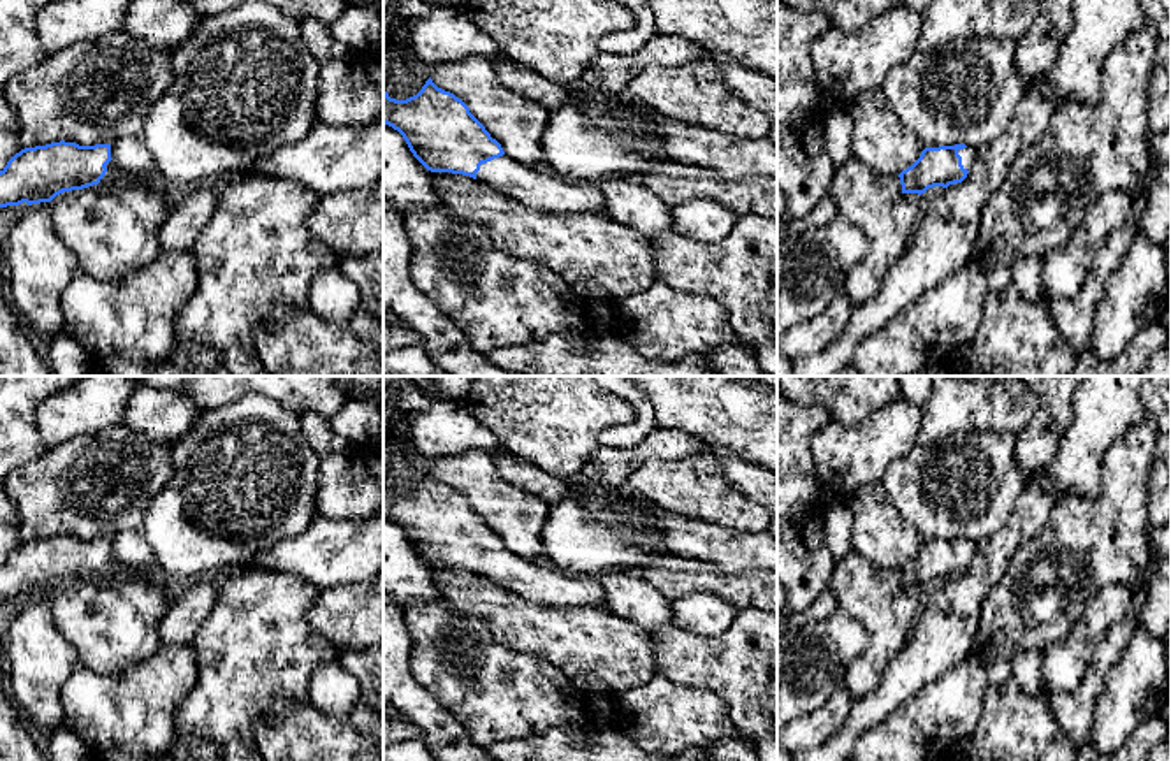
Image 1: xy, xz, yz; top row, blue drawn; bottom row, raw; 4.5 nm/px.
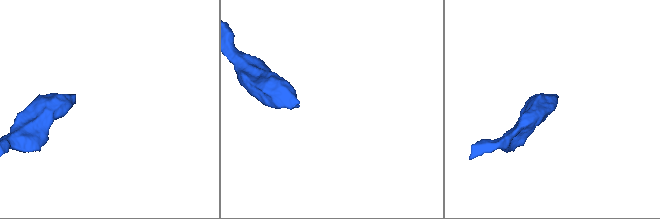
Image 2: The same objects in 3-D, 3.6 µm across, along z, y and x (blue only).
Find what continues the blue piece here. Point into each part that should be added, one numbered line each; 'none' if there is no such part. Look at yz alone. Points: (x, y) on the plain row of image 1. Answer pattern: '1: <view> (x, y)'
1: yz (967, 549)

